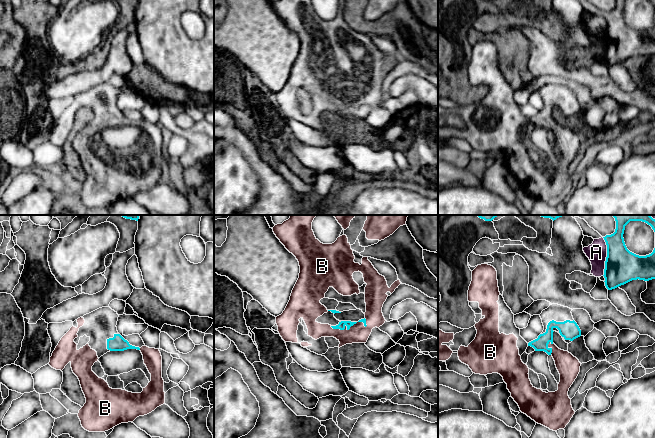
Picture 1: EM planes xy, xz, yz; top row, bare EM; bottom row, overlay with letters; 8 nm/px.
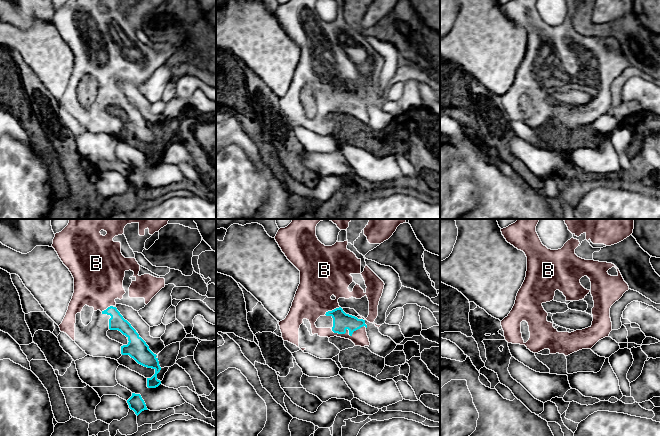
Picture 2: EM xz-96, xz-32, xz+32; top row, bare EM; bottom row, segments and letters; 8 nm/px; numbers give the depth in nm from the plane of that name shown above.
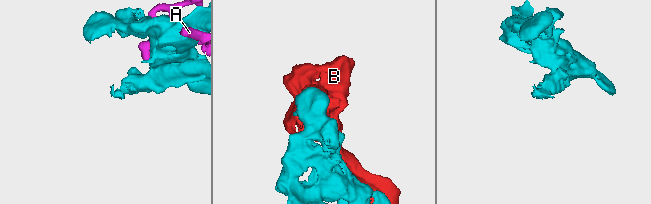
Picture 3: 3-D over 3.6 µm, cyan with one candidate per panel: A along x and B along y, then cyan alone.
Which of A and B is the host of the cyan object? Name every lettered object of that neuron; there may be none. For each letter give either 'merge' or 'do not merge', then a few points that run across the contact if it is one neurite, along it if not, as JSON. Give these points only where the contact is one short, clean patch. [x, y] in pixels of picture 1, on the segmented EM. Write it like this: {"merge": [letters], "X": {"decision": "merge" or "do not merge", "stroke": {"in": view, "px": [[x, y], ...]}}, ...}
{"merge": ["B"], "A": {"decision": "do not merge"}, "B": {"decision": "merge", "stroke": {"in": "xz", "px": [[341, 325], [348, 329], [358, 333]]}}}

